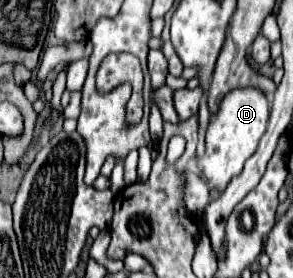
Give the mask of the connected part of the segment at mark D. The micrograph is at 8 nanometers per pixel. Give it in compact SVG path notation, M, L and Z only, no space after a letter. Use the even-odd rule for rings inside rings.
M257 88L233 90L225 96L217 114L211 116L205 136L205 152L195 156L201 176L213 190L223 192L231 182L231 178L243 170L245 160L257 150L257 144L265 134L267 120L269 120L269 102L265 94L259 92Z

